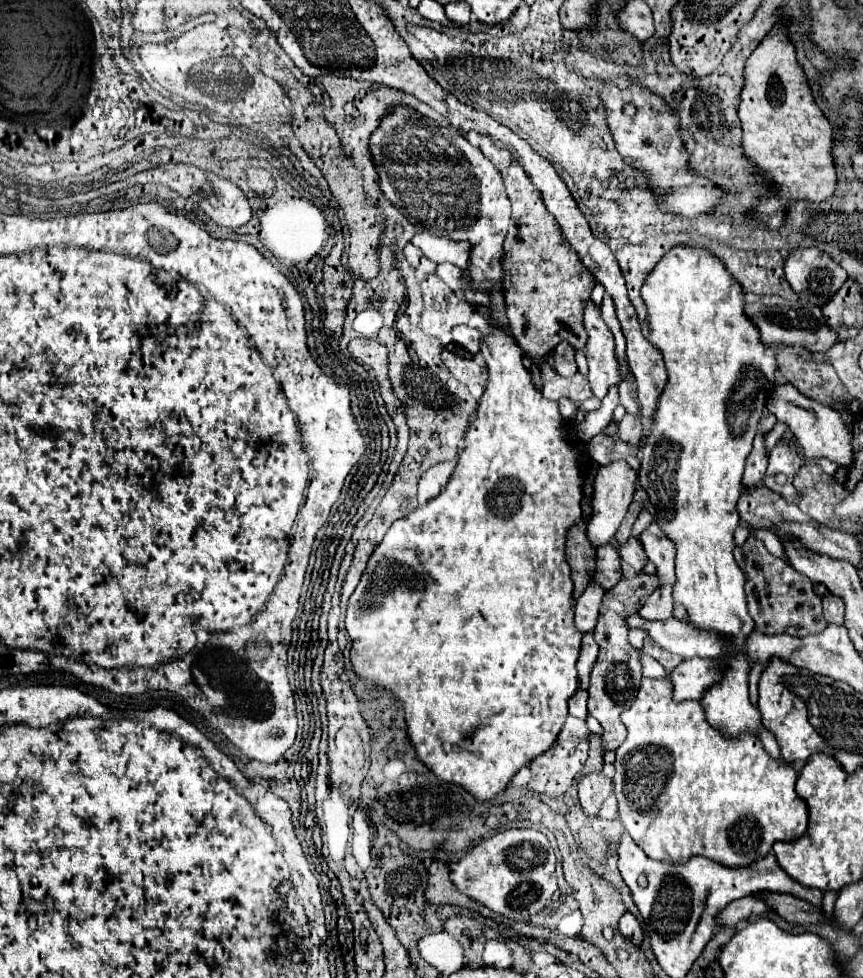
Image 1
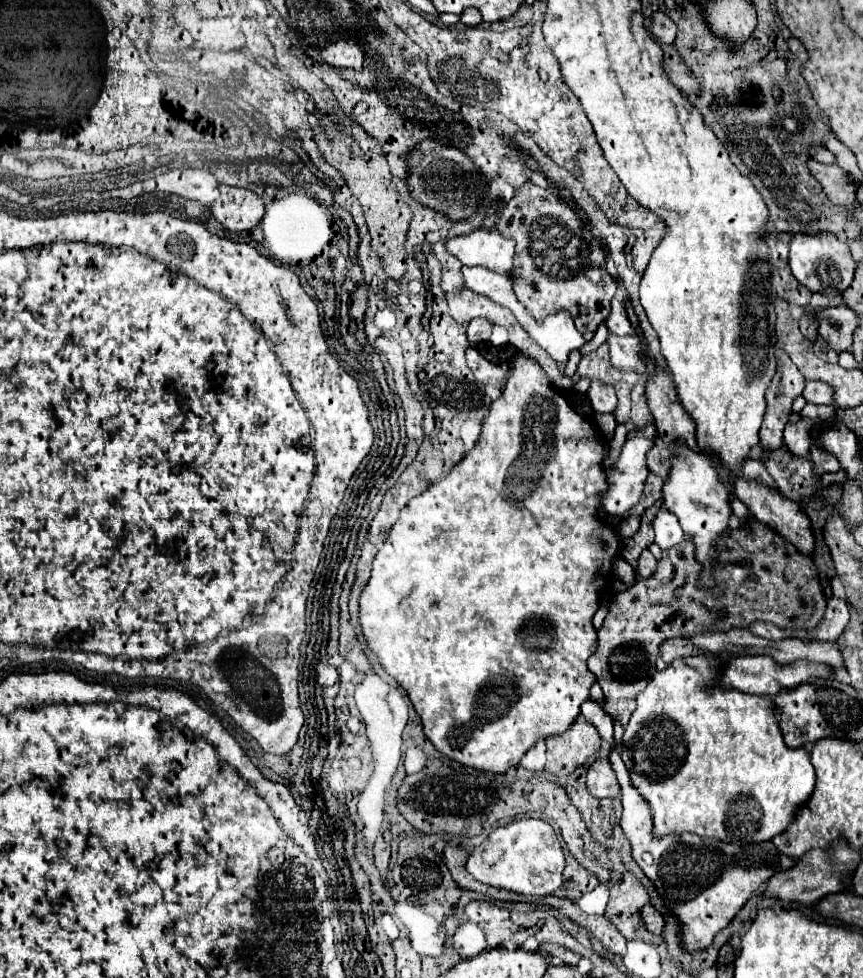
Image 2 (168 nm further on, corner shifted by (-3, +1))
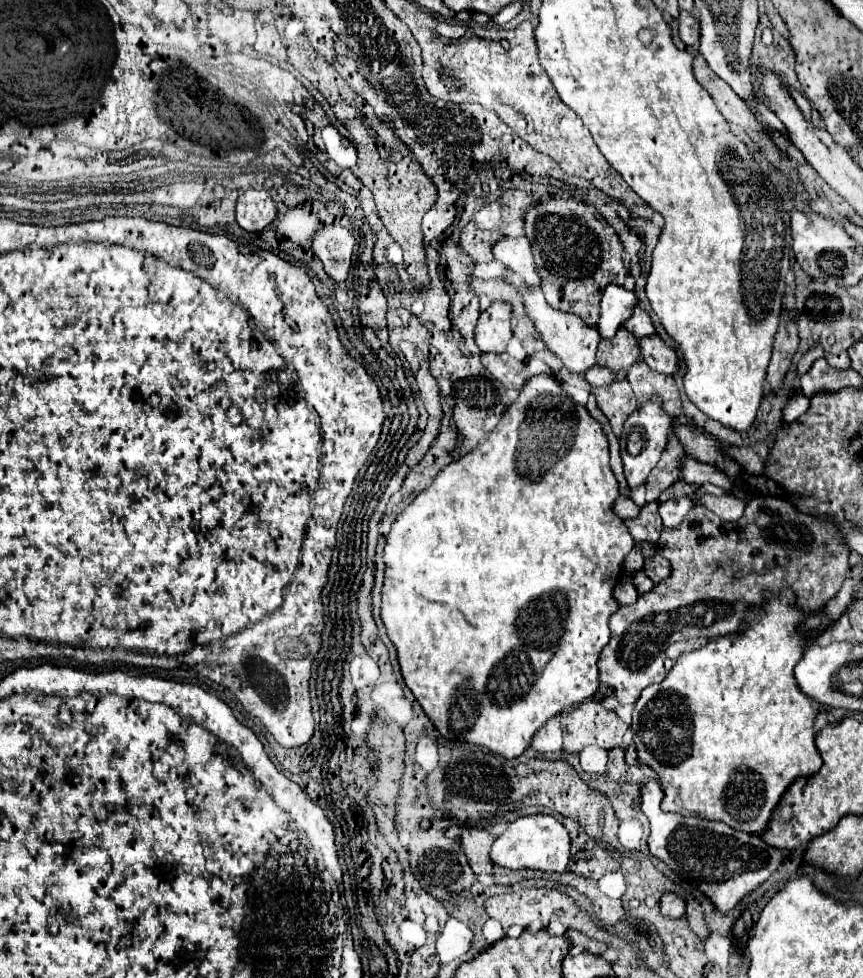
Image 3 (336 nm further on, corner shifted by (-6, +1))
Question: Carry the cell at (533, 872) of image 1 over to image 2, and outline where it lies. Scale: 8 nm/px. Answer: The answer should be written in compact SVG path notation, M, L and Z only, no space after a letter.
M527 818L493 830L483 844L469 852L465 868L481 884L523 896L549 896L563 884L565 860L551 824Z

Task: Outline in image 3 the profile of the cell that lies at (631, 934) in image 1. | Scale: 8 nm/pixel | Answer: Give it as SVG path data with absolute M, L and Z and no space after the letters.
M664 892L662 902L660 902L660 910L662 910L662 914L666 914L666 916L680 918L680 916L684 916L684 912L686 912L686 900L684 900L680 894Z

